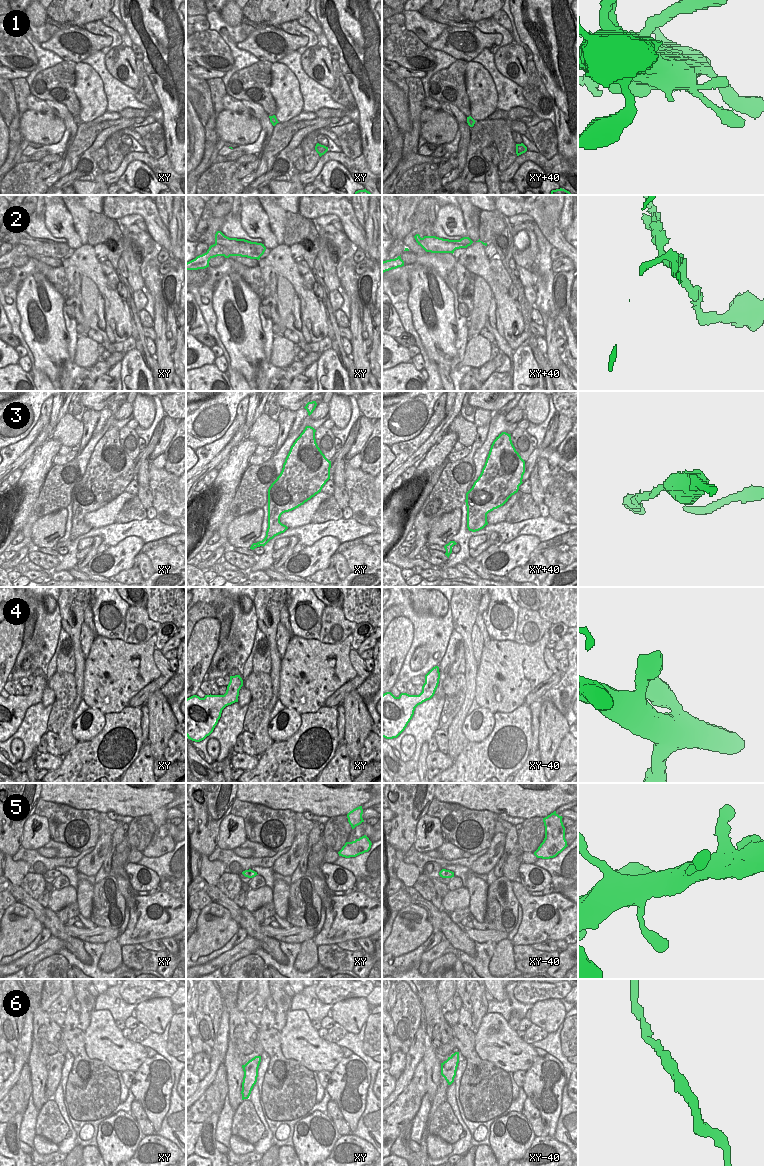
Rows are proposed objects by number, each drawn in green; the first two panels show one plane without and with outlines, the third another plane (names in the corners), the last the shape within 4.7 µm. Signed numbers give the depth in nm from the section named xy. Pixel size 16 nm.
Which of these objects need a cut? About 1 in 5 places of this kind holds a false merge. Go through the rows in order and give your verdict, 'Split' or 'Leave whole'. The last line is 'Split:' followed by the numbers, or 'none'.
1: Leave whole
2: Split
3: Leave whole
4: Leave whole
5: Leave whole
6: Leave whole
Split: 2

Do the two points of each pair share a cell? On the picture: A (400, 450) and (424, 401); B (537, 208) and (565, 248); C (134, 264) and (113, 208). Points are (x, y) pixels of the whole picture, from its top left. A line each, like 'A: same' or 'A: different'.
A: different
B: same
C: different

